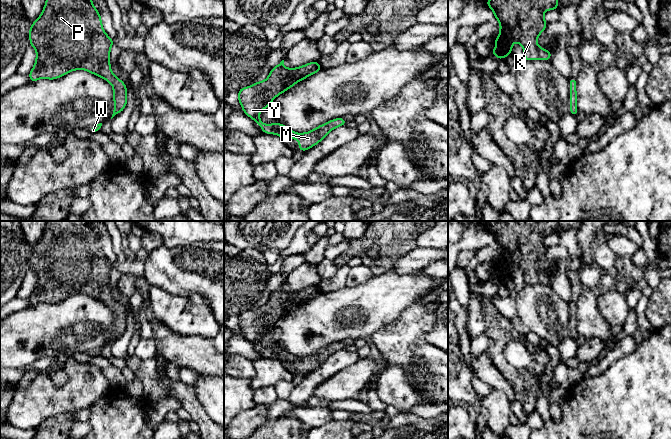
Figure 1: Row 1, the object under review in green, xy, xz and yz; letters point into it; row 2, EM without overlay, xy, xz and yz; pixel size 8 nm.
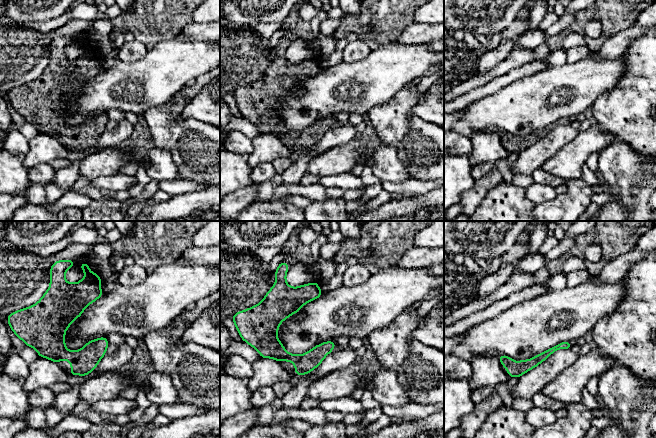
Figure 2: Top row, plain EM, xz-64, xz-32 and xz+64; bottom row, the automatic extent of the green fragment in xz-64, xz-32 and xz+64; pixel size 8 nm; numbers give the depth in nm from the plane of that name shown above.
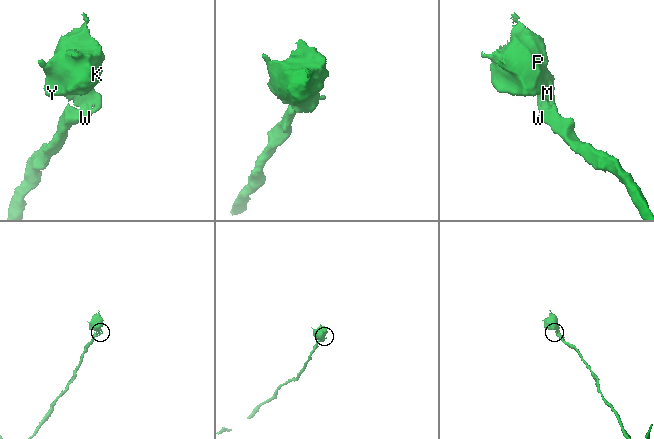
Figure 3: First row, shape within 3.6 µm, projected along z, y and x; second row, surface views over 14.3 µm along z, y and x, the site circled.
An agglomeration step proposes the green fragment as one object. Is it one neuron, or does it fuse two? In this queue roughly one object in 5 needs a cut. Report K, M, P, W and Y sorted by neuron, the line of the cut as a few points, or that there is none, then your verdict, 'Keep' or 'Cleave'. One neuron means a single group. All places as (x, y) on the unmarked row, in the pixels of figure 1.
Groups: K M P W Y. No split. Keep

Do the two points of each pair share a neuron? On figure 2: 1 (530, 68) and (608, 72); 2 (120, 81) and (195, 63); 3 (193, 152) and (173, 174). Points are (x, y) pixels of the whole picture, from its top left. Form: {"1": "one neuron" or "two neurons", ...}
{"1": "two neurons", "2": "one neuron", "3": "two neurons"}

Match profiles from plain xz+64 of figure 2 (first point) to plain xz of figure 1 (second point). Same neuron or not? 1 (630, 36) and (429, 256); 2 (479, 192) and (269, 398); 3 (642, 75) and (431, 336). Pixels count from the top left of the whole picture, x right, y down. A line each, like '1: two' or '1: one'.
1: one
2: two
3: two

